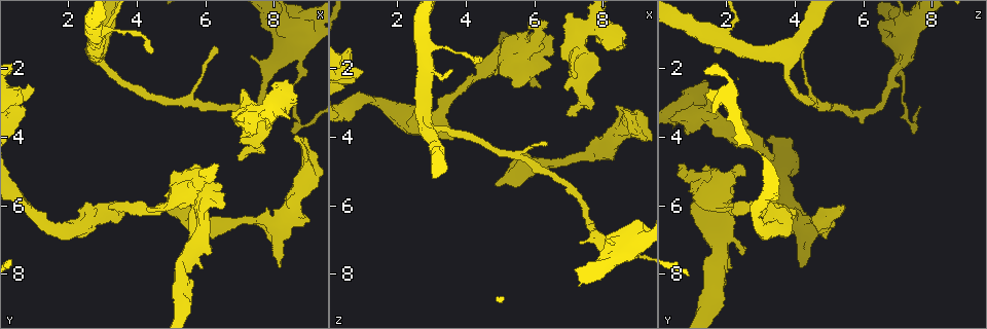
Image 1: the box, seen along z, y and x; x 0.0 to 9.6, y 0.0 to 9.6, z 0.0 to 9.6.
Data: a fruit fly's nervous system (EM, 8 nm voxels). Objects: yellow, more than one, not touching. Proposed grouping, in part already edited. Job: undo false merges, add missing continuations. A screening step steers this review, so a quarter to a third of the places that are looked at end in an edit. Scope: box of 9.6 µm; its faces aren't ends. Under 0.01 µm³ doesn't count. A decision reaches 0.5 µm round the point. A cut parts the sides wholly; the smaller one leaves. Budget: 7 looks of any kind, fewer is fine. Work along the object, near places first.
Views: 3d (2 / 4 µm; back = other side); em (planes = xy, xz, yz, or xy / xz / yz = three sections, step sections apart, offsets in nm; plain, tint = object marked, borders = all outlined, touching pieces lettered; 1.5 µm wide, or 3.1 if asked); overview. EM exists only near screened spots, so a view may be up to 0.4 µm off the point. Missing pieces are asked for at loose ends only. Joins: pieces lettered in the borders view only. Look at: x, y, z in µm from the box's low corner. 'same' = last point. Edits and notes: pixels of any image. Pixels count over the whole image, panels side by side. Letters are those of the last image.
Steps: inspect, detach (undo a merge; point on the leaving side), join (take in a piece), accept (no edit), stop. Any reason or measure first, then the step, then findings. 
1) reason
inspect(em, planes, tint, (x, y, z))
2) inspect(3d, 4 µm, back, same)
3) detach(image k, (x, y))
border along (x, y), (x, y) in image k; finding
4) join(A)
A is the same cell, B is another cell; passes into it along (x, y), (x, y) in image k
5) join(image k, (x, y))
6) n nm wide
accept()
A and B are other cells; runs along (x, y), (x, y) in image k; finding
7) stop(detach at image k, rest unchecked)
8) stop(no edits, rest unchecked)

inspect(em, xz, step 8, tint, (7.90, 6.55, 4.45))

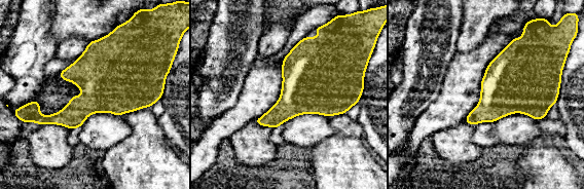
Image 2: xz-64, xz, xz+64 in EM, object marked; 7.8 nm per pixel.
inspect(em, planes, borders, same)

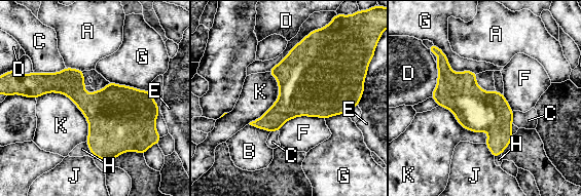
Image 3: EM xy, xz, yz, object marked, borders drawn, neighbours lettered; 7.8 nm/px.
K touches over 550 nm
accept()
A, B, C, D, E, F, G, H, J and K are other cells; runs along (440, 57), (498, 152) in image 3; all the same neuron

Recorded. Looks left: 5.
a fork
inspect(em, planes, borders, (7.30, 3.40, 1.40))

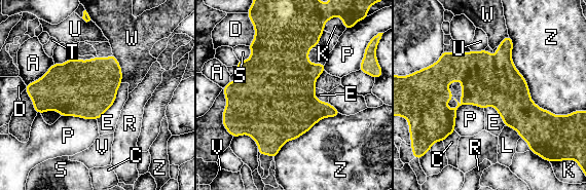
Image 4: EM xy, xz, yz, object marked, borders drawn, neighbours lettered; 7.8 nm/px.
400 nm wide
accept()
A, C, D, E, K, L, P, R, S, T, U, V, W and Z are other cells; runs along (432, 84), (473, 75), (547, 114) in image 4; all the same neuron

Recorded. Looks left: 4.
free end
inspect(em, yz, step 8, tint, (0.75, 2.45, 2.00))

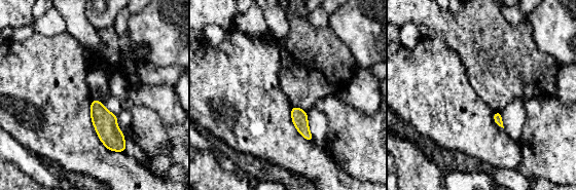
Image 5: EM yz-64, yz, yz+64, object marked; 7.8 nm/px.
another direction
inspect(em, planes, borders, same)

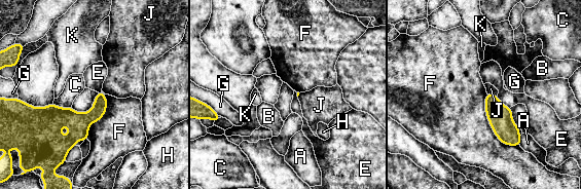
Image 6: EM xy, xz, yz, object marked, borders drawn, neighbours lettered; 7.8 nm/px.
accept()
A, B, C, E, F, G, H, J and K are other cells; none of them fits

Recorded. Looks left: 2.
stop(no edits, rest unchecked)

